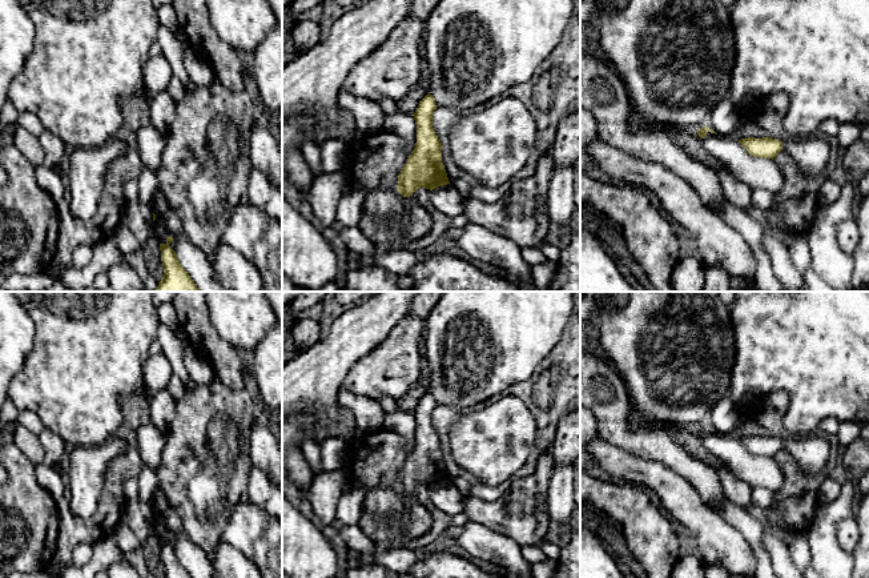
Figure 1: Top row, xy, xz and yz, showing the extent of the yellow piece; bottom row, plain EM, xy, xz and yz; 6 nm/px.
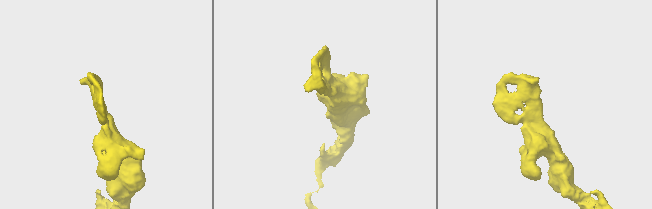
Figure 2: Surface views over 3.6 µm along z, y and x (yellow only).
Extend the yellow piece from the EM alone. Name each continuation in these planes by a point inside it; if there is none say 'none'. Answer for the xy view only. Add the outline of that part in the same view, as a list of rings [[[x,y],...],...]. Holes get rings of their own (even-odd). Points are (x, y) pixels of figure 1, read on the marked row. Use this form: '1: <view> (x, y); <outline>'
none

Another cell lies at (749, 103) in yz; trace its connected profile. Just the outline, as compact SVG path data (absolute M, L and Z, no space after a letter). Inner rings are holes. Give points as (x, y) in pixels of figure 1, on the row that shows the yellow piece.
M752 95L745 96L744 99L740 100L740 103L736 105L736 111L739 115L755 111L760 107L760 99L761 97L755 97Z

